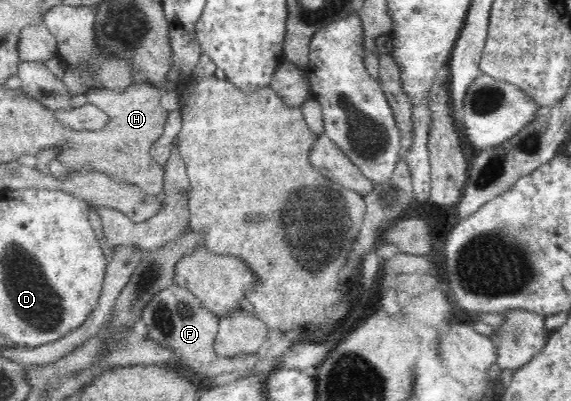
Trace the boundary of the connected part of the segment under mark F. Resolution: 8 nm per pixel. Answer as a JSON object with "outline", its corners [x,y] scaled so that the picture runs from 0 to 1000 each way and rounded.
{"outline":[[[306,706],[277,726],[263,748],[261,761],[250,771],[249,803],[259,835],[289,868],[310,878],[310,895],[317,910],[331,915],[350,940],[380,940],[394,933],[394,915],[380,910],[384,888],[373,870],[384,825],[382,793],[356,763],[327,718]]]}

